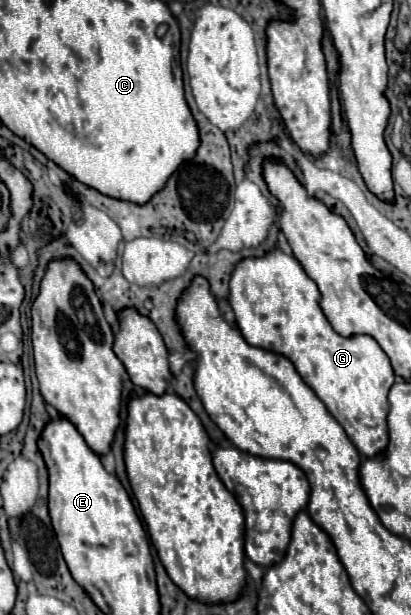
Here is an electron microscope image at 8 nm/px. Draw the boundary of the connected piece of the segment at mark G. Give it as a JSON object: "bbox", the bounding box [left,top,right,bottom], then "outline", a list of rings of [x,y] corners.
{"bbox":[229,246,395,458],"outline":[[[279,246],[265,252],[261,258],[243,258],[231,272],[229,280],[229,304],[235,312],[235,322],[243,334],[243,338],[259,348],[277,352],[289,358],[295,364],[295,370],[303,378],[303,382],[317,394],[317,398],[327,406],[333,418],[343,426],[349,440],[357,446],[363,458],[371,458],[379,454],[387,446],[387,392],[395,382],[395,374],[387,354],[381,346],[367,334],[355,336],[339,336],[325,314],[319,308],[319,288],[305,274],[303,266],[295,256],[285,254]]]}

